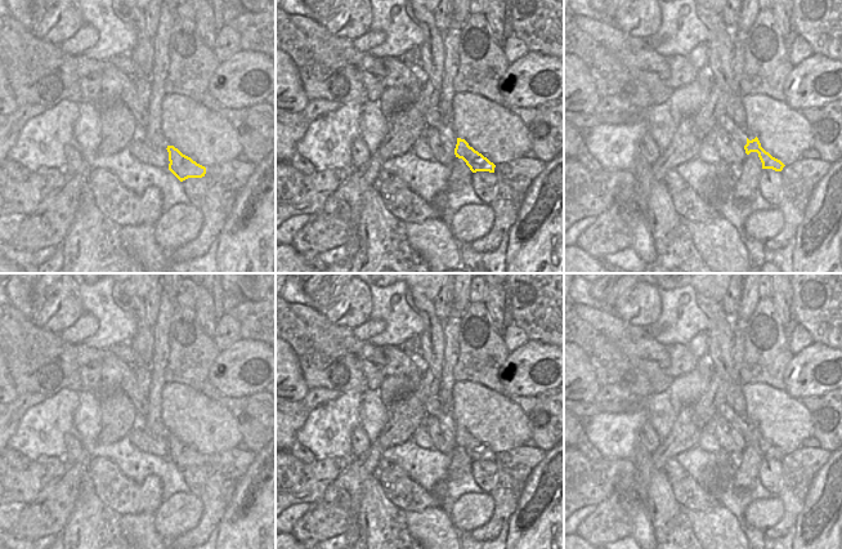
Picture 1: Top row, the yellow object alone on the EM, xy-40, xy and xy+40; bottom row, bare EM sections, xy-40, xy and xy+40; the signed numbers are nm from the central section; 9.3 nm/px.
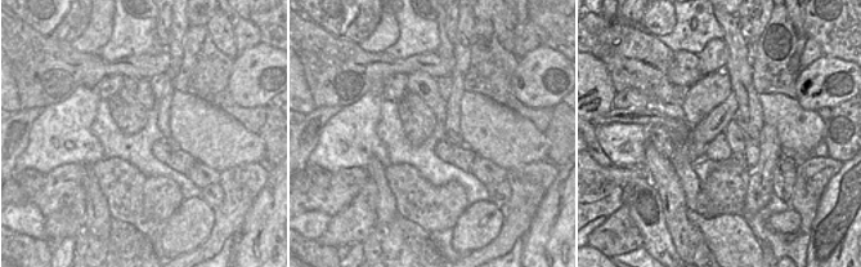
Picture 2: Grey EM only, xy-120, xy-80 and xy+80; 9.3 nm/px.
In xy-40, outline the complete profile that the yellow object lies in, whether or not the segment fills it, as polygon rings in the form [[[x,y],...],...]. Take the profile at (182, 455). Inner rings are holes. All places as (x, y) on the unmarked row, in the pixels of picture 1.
[[[167,434],[169,441],[169,459],[180,469],[188,467],[202,467],[206,463],[206,456],[193,450],[191,446],[183,443],[174,434]]]

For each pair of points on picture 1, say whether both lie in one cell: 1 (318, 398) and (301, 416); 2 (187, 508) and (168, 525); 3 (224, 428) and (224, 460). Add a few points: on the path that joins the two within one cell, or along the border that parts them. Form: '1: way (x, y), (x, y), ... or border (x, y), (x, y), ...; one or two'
1: way (314, 402), (304, 413); one
2: way (182, 512), (173, 520); one
3: border (236, 446), (206, 456); two

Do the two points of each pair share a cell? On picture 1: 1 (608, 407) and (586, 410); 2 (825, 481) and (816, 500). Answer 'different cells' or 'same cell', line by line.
1: same cell
2: same cell

